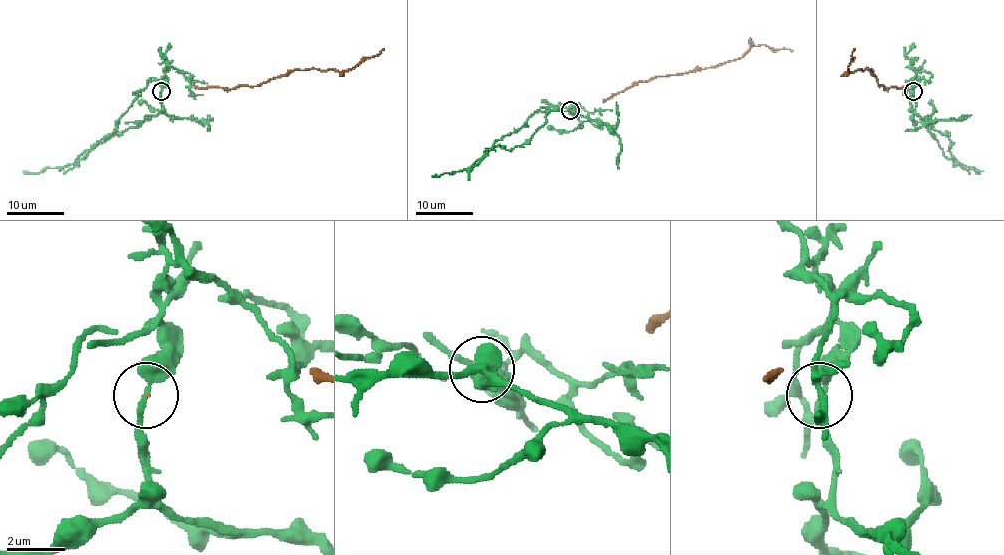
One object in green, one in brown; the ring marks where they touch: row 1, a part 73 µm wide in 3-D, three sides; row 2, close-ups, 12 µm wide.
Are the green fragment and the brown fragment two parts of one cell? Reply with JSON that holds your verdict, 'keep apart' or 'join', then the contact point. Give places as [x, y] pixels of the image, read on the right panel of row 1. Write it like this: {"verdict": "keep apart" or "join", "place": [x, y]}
{"verdict": "keep apart", "place": [913, 91]}

